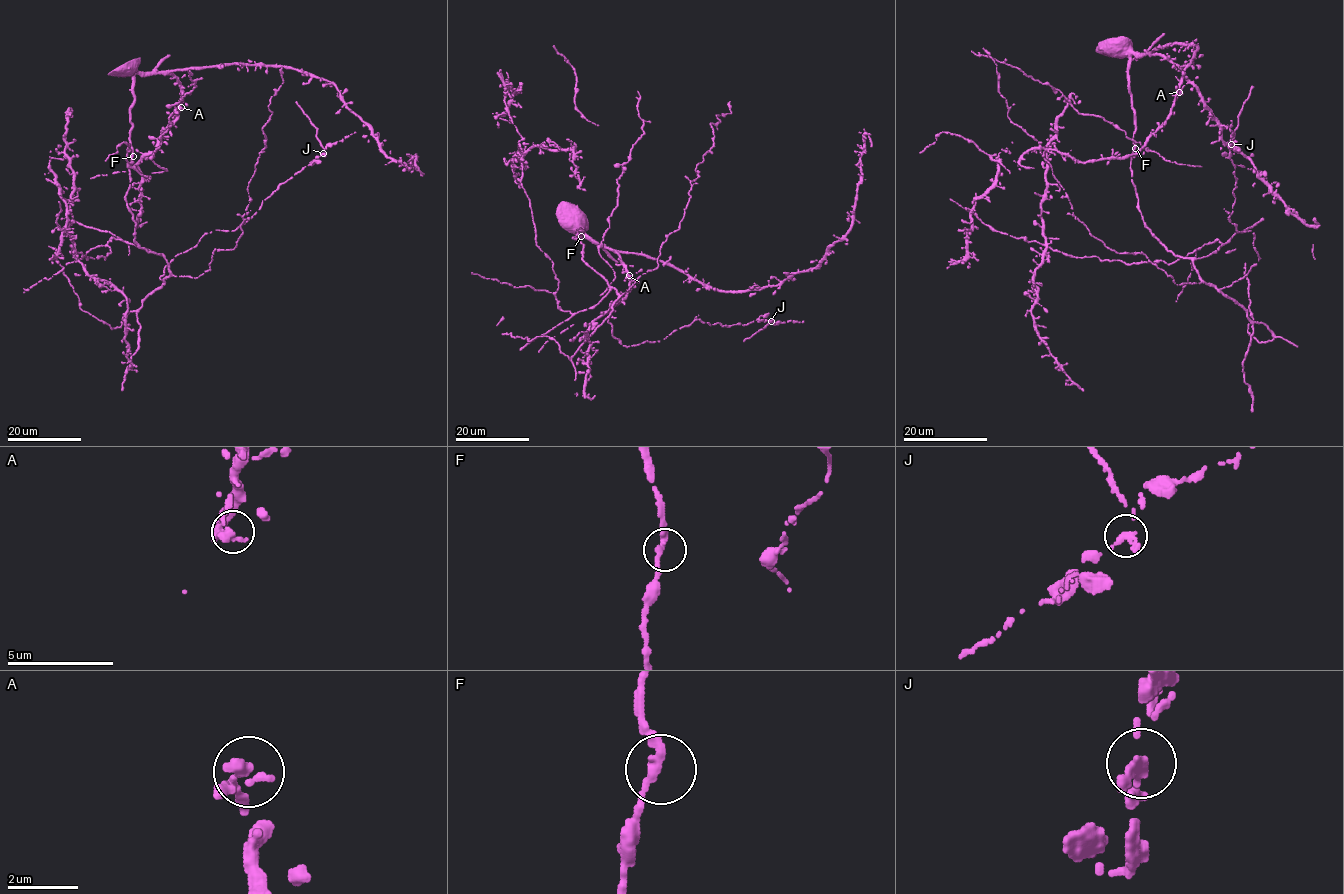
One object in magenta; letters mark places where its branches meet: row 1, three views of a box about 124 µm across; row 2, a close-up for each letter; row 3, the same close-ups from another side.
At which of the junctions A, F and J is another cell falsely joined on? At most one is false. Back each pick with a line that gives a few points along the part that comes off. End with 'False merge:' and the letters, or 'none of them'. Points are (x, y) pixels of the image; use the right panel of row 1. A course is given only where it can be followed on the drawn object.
J: (1230, 145), (1238, 126), (1238, 115), (1252, 86)
False merge: J

